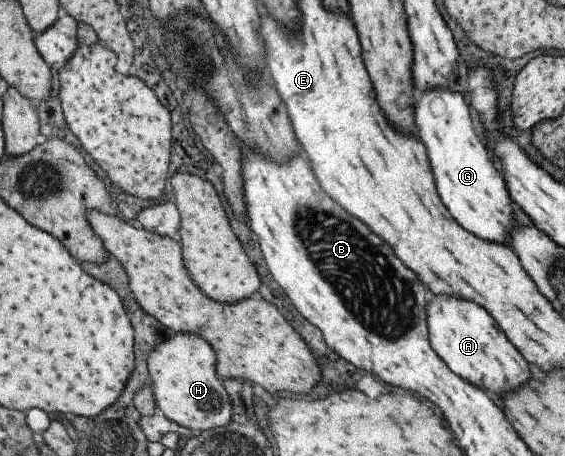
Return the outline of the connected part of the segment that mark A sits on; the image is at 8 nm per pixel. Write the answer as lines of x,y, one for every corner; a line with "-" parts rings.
433,295
432,301
425,305
426,325
428,330
428,339
430,347
440,356
440,359
446,364
446,367
459,375
464,381
467,381
474,387
482,388
494,399
499,400
505,394
512,392
512,387
520,387
522,383
528,381
528,365
522,359
522,355
504,339
504,333
496,327
494,319
478,305
466,303
466,301
456,299
456,297
443,295

